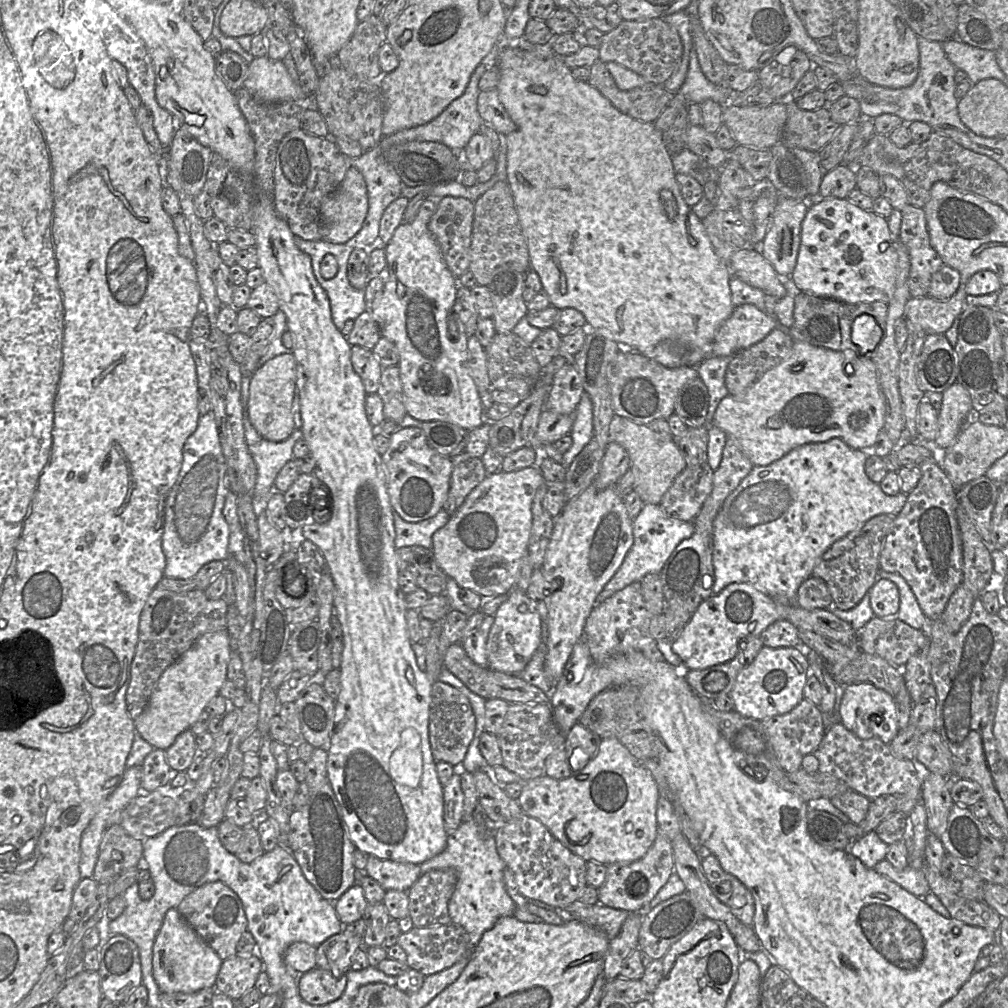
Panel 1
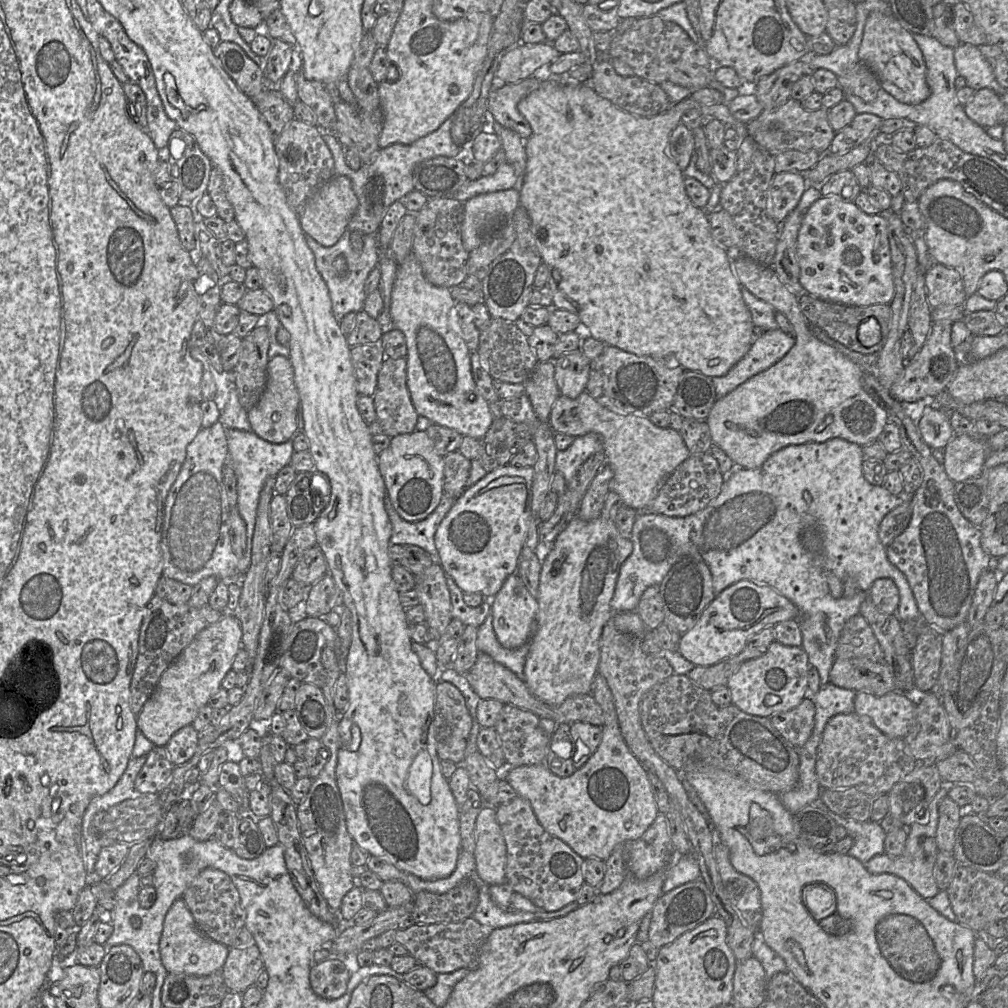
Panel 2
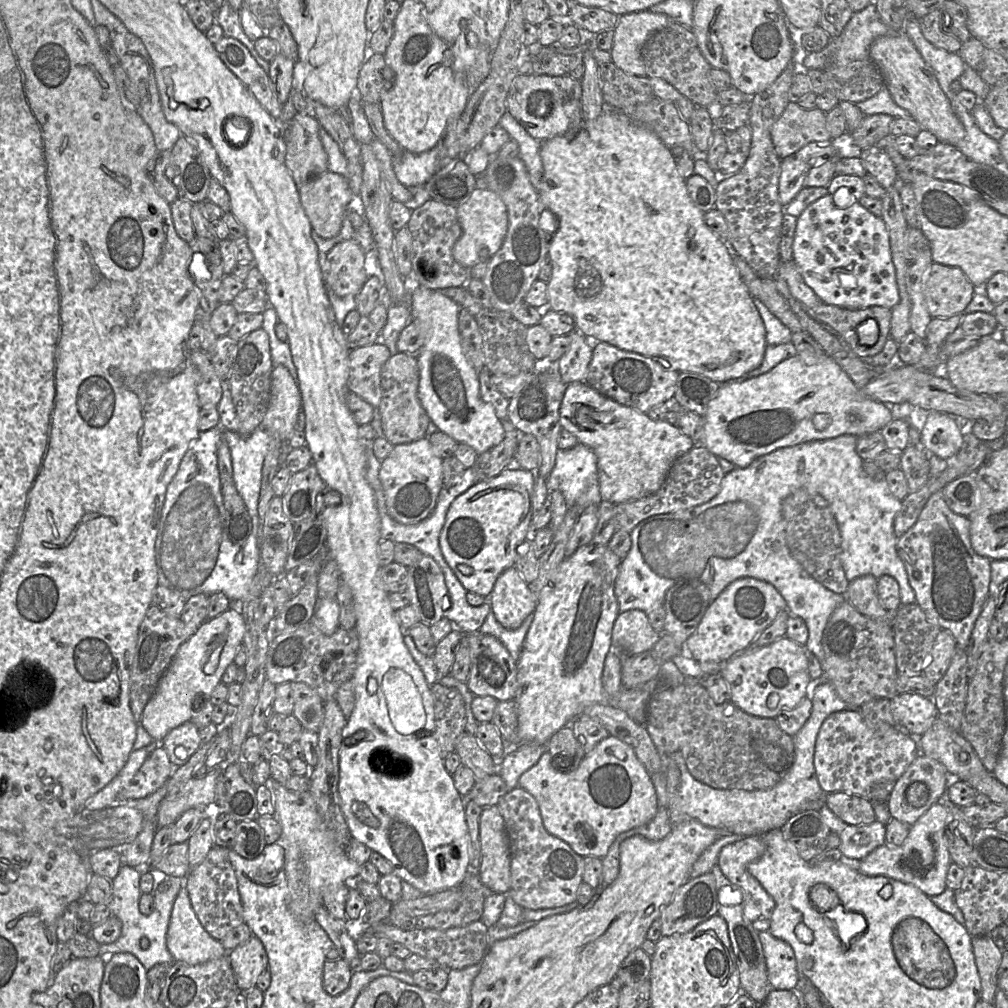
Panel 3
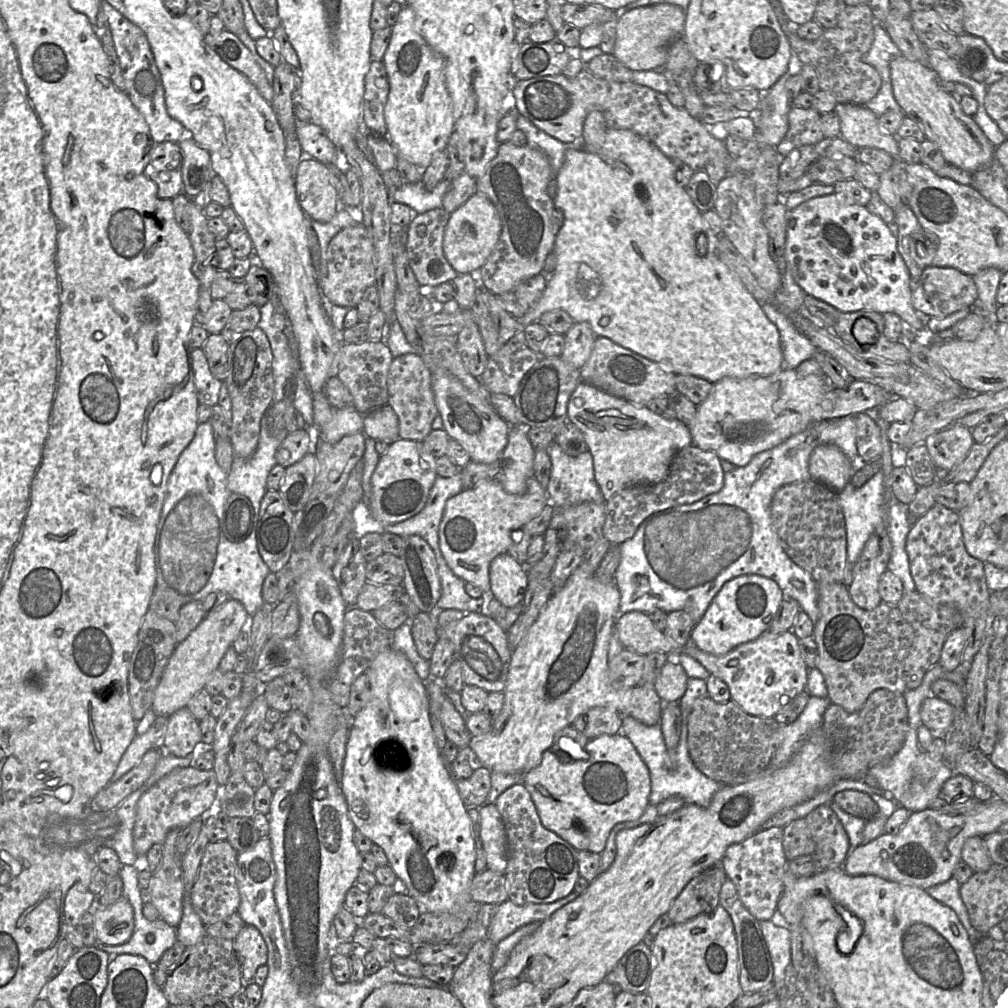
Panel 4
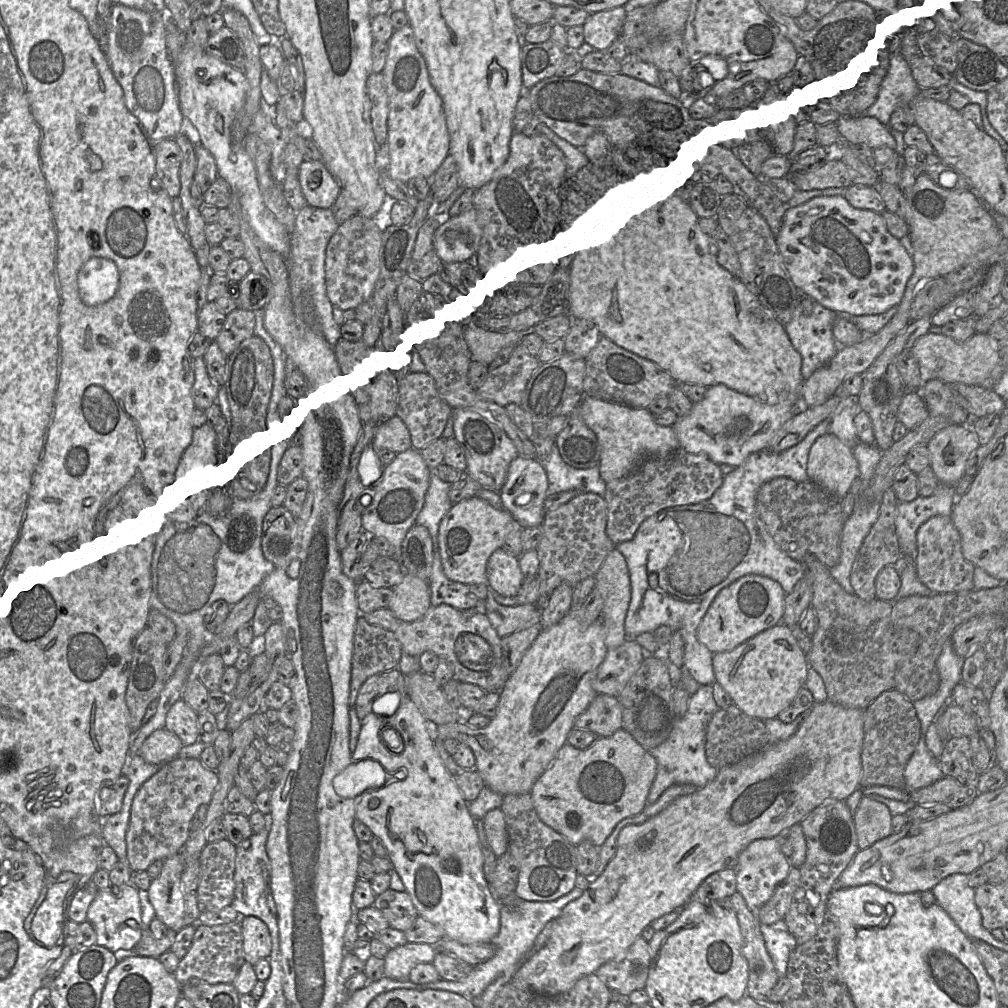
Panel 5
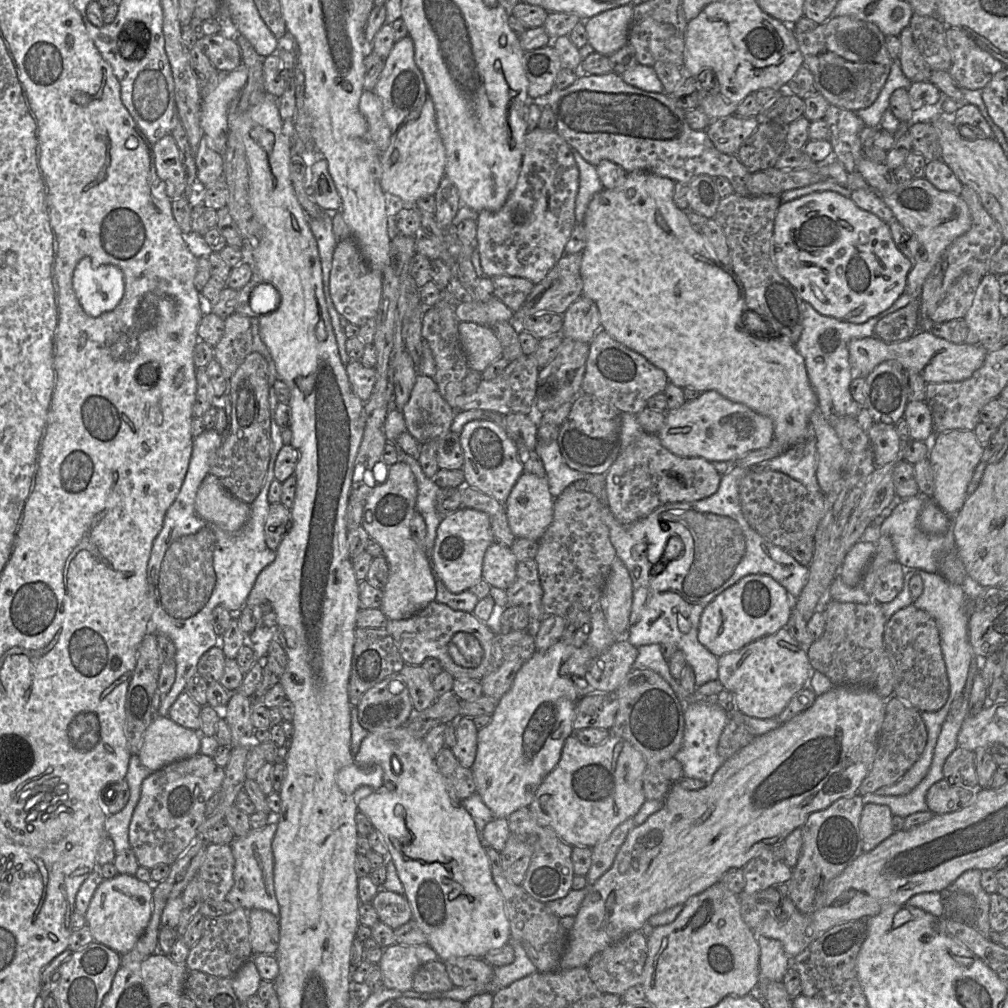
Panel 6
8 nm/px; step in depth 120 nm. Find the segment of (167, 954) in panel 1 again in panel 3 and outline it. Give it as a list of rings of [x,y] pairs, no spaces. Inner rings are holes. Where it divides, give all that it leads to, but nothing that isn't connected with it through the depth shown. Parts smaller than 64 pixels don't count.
[[[186,878],[171,913],[167,948],[174,960],[197,965],[228,953],[201,925],[193,910],[186,888]]]

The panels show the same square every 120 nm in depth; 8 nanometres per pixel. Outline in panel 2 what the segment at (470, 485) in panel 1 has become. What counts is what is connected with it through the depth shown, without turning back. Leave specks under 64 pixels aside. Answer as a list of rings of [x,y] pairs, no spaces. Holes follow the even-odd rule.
[[[458,450],[444,458],[444,493],[458,499],[466,490],[471,460],[464,457]]]

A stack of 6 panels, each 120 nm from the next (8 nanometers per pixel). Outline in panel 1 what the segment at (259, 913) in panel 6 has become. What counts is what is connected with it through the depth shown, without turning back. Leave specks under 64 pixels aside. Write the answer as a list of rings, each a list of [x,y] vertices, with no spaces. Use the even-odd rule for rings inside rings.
[[[257,953],[248,957],[234,955],[223,960],[216,978],[215,990],[233,1000],[240,1000],[252,988],[264,969],[263,962]]]

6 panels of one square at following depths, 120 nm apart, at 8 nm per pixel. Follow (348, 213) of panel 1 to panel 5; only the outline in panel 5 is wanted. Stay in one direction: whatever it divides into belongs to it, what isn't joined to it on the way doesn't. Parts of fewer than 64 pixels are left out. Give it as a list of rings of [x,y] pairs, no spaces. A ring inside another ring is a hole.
[[[304,161],[300,165],[298,177],[308,206],[332,208],[341,191],[341,186],[324,163]]]

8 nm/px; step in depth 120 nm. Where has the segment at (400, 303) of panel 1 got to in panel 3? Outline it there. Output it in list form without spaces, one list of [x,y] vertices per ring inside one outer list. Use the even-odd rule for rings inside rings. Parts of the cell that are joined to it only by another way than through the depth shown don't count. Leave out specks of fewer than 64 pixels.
[[[418,286],[410,293],[412,321],[418,320],[421,325],[426,325],[427,331],[426,342],[416,357],[419,368],[418,398],[430,420],[440,431],[449,435],[457,443],[469,445],[479,455],[497,446],[504,439],[506,432],[502,421],[496,416],[494,407],[482,400],[478,372],[463,353],[458,330],[460,309],[461,305],[438,290]]]

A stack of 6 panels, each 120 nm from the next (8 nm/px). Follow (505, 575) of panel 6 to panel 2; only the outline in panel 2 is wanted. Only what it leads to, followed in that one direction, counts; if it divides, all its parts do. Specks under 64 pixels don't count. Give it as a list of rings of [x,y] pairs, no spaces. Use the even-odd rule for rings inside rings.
[[[509,575],[491,606],[493,629],[504,648],[515,649],[530,640],[538,608],[538,600],[529,593],[519,575]]]

